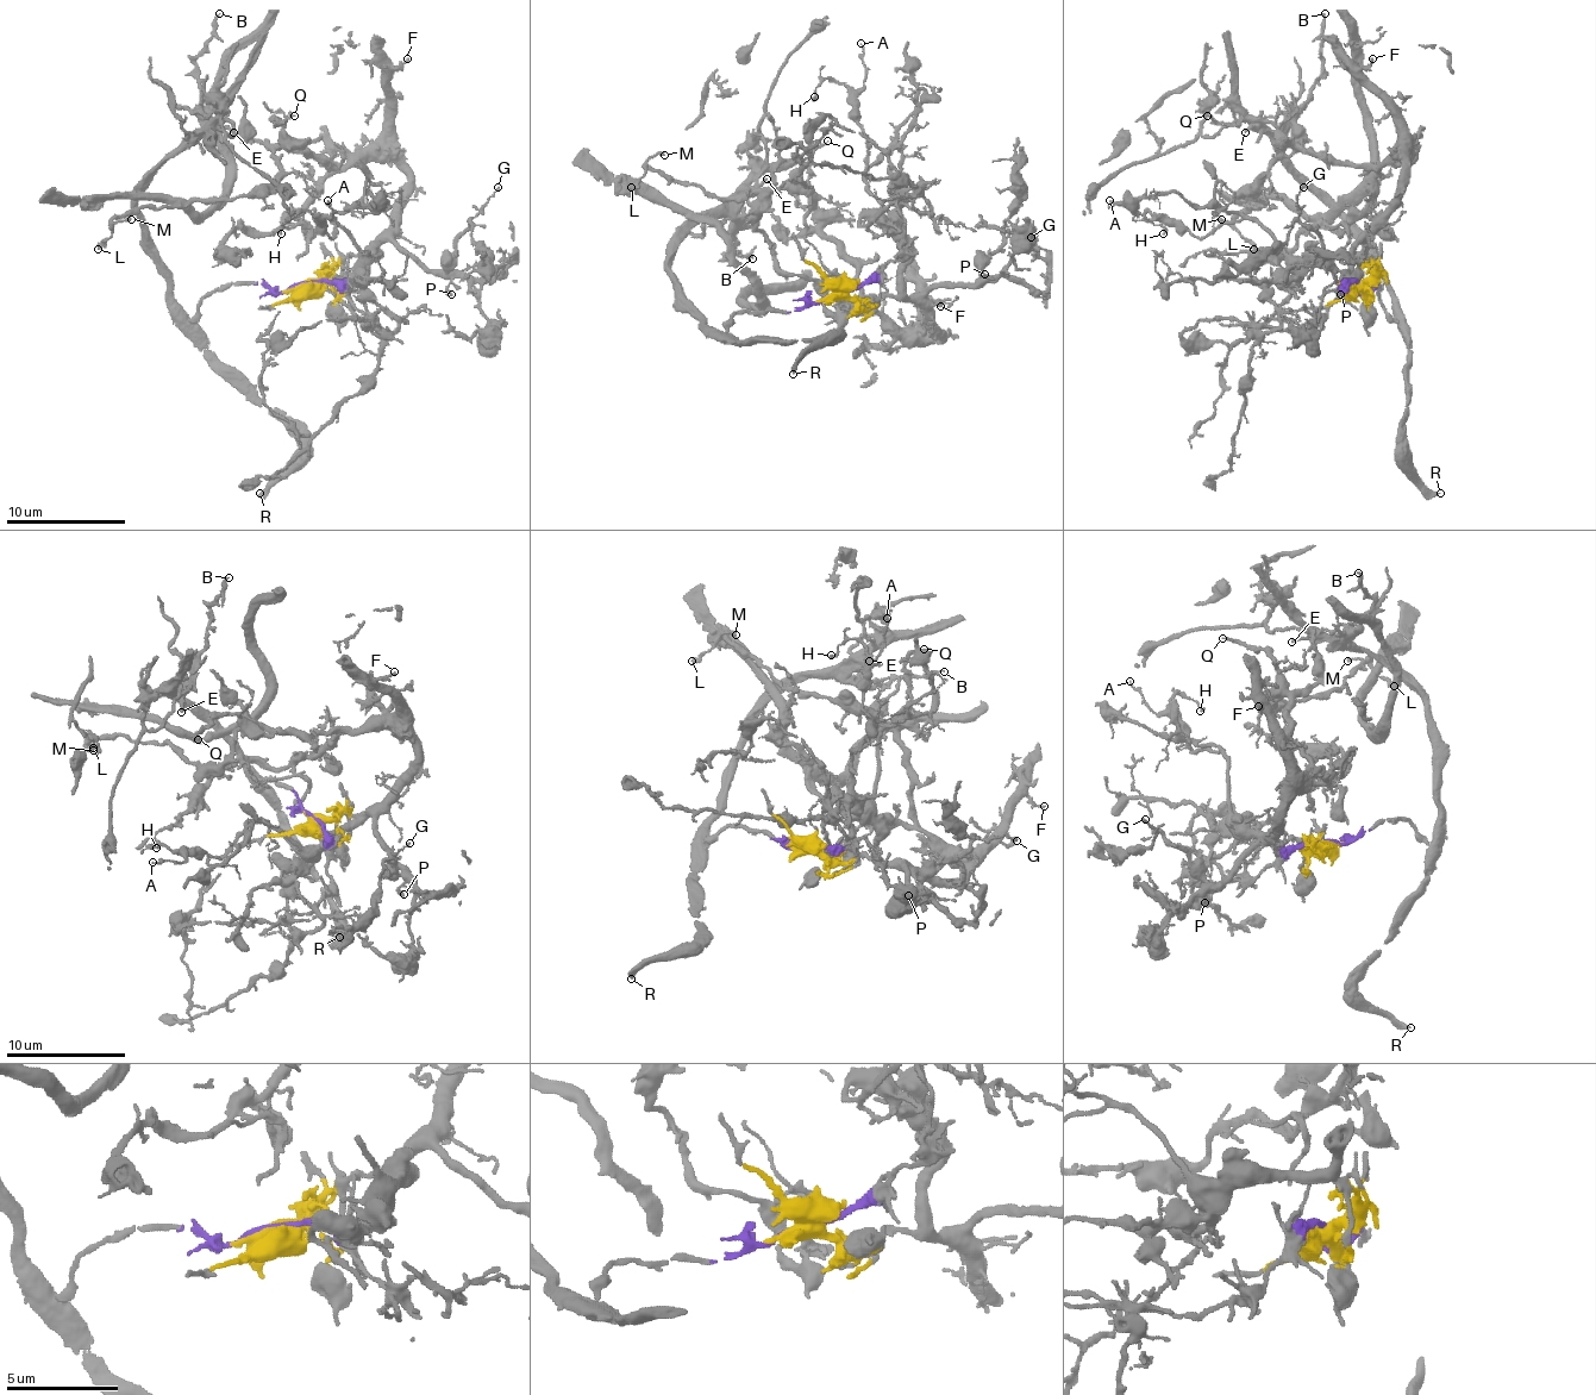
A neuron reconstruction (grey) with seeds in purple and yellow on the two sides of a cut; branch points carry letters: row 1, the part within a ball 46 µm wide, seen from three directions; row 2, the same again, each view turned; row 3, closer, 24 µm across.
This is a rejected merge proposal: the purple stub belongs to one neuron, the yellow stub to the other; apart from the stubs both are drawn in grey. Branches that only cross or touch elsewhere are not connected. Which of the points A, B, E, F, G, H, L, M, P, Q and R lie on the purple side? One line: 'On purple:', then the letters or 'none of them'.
On purple: B, E, R

